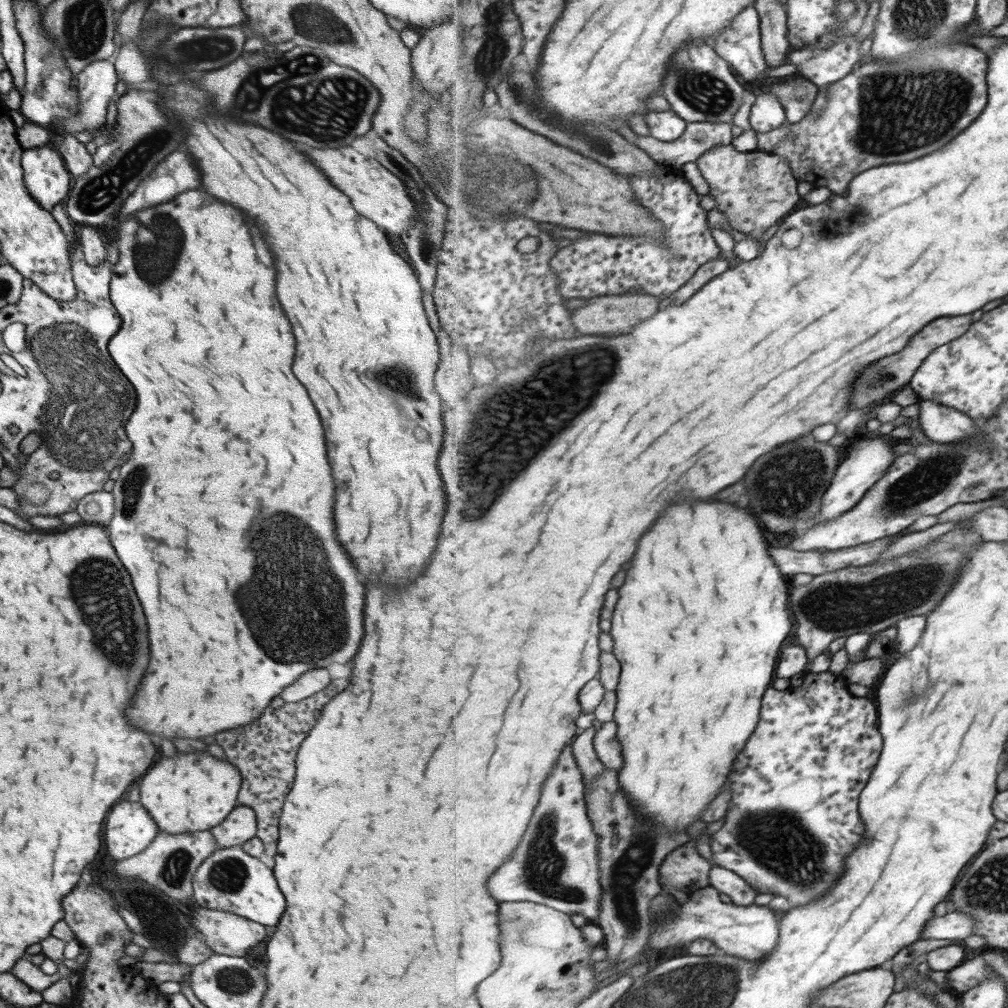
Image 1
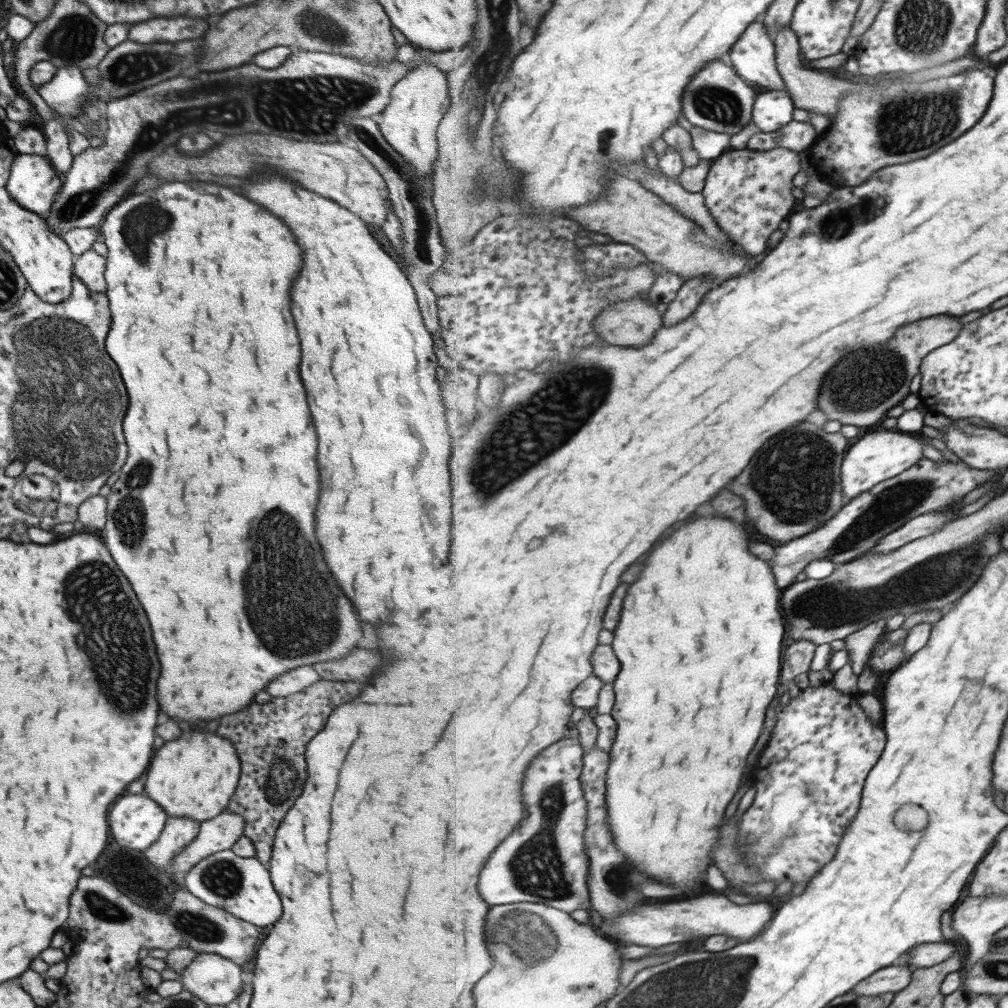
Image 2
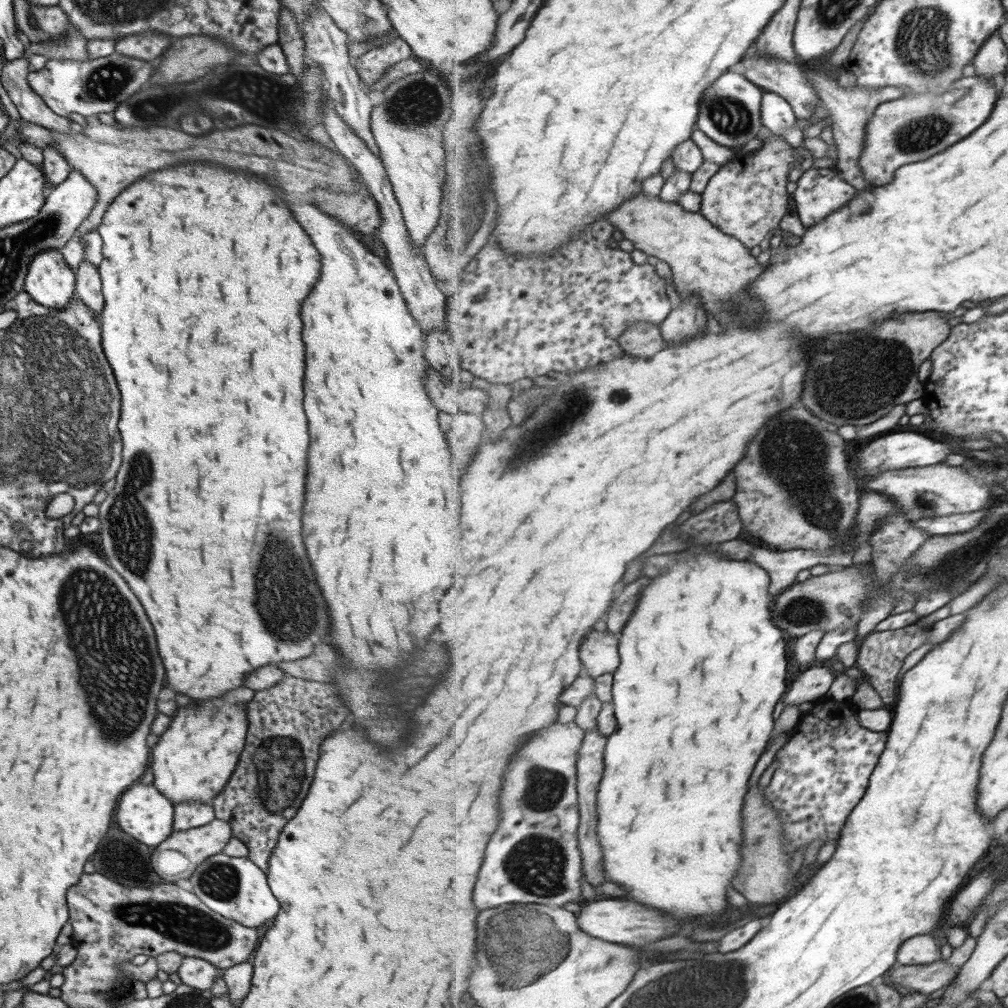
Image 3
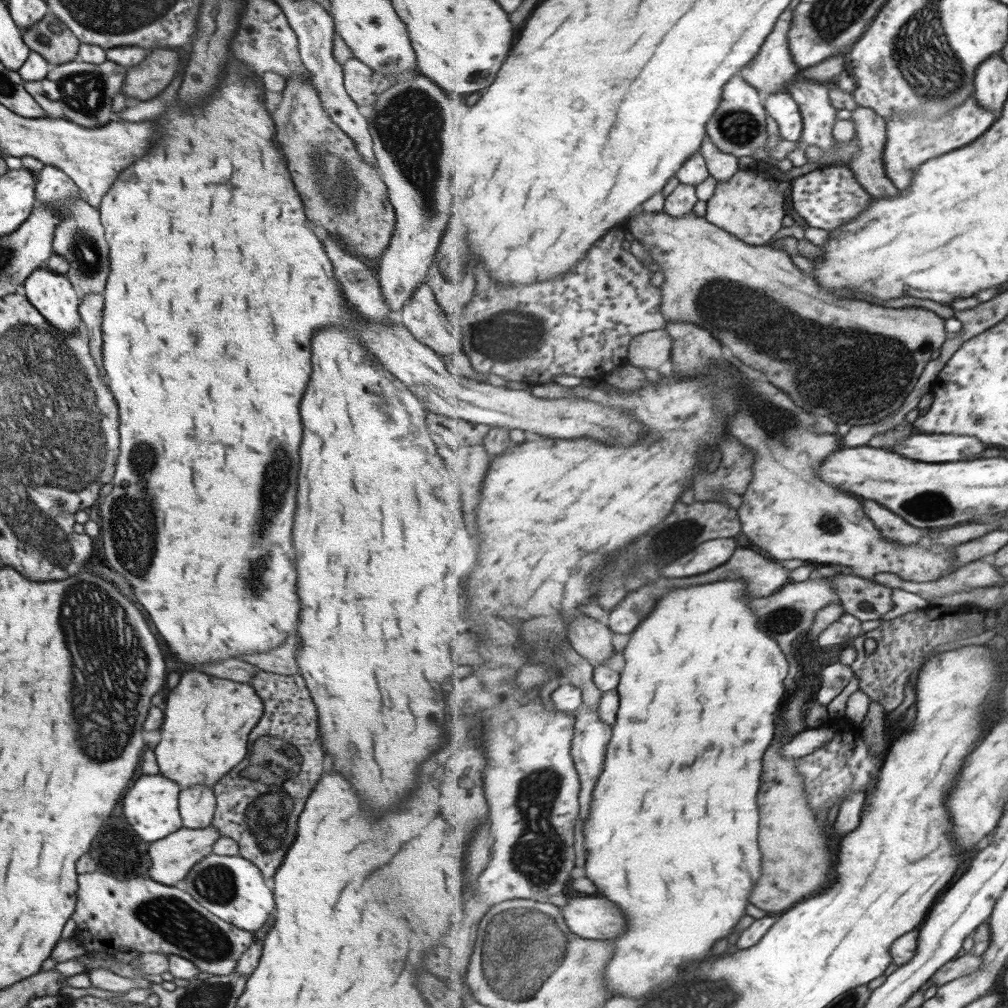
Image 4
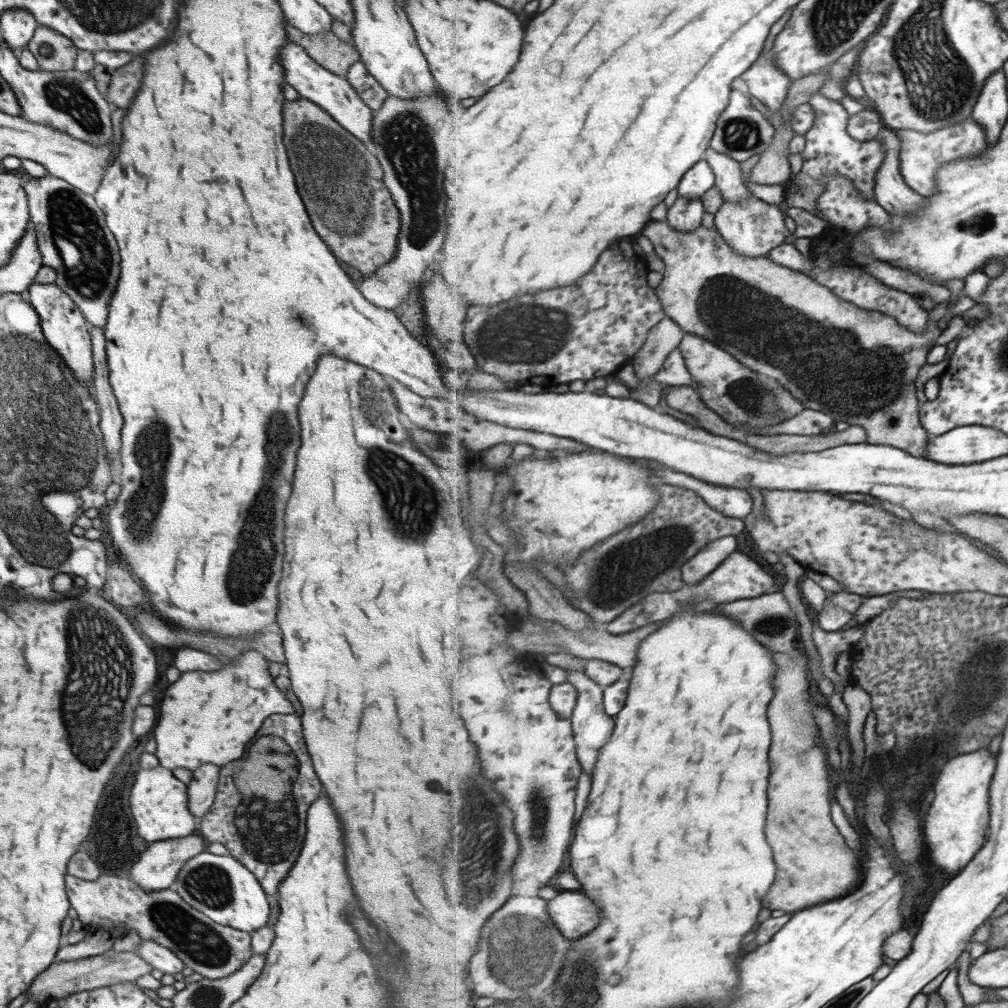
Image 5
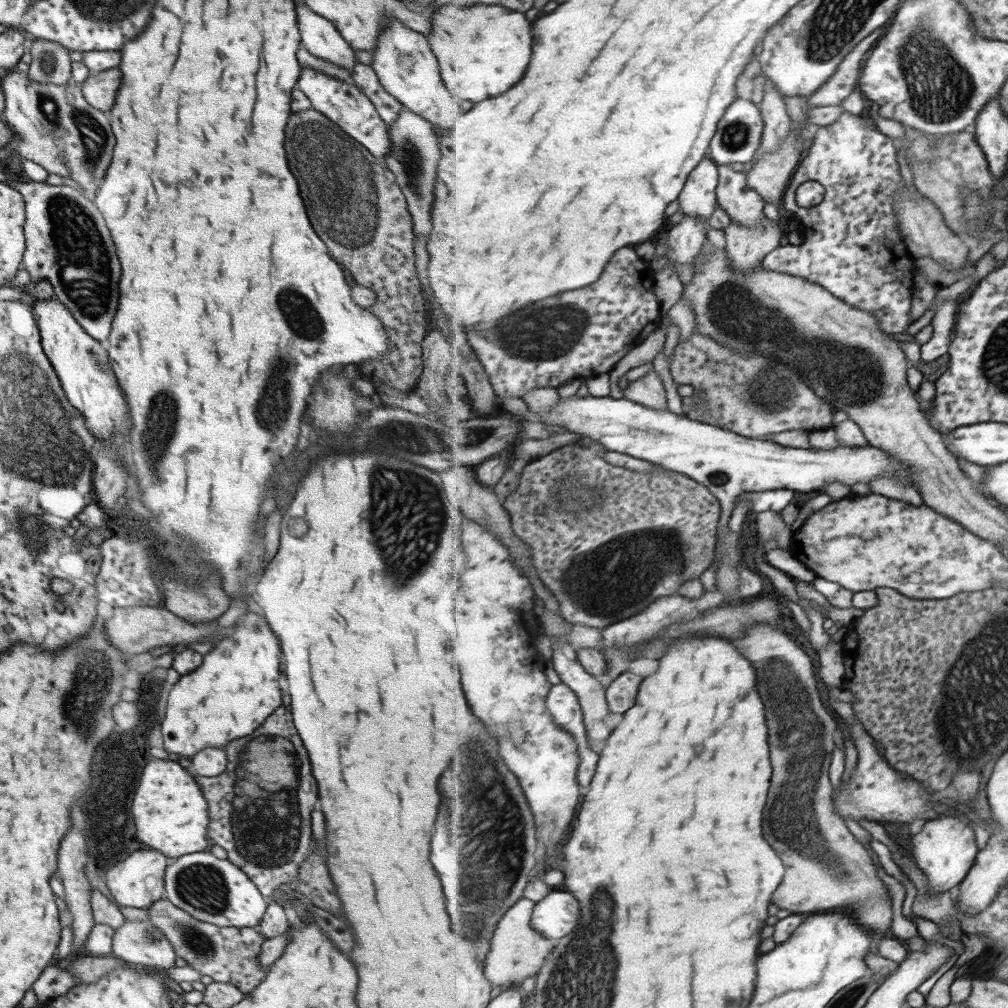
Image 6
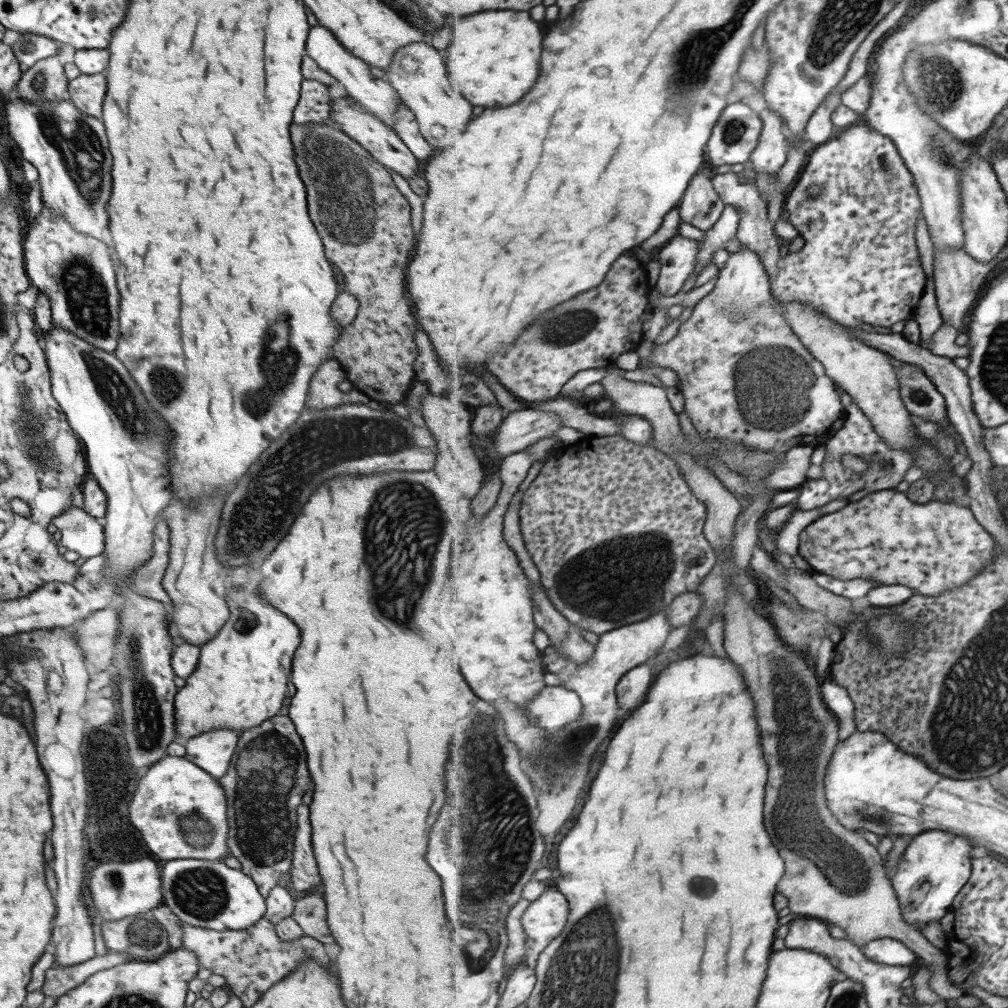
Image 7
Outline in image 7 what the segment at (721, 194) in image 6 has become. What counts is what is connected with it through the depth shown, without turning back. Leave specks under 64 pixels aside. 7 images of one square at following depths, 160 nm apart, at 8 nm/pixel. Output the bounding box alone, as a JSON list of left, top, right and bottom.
[714,171,781,278]

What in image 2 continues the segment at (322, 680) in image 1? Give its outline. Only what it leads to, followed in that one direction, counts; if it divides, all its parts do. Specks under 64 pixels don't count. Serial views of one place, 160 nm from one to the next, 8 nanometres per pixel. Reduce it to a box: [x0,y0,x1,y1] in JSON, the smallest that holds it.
[264,665,320,697]

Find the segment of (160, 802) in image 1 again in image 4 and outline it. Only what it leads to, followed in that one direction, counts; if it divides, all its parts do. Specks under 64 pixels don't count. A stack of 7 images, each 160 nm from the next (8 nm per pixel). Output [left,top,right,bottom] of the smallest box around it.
[153,672,263,789]

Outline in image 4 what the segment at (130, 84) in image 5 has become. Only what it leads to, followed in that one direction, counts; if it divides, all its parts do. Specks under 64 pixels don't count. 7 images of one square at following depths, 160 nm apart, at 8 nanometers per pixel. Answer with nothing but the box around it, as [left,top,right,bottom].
[121,48,179,101]

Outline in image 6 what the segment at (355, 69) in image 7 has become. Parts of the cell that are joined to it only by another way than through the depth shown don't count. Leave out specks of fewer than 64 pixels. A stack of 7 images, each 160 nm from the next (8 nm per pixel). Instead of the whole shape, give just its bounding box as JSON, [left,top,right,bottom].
[296,3,357,73]

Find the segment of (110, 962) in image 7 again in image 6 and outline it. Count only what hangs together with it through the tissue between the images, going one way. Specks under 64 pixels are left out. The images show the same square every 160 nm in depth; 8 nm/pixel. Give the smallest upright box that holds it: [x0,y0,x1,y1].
[30,963,79,1001]

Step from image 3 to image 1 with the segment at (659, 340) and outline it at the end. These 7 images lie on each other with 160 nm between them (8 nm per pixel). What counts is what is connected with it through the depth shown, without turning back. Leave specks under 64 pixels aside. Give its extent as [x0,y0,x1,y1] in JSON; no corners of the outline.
[574,294,659,335]

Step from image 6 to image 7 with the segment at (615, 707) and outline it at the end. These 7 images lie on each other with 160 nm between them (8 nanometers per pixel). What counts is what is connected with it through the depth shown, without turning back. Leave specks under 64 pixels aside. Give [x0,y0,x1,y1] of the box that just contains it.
[616,663,653,712]

